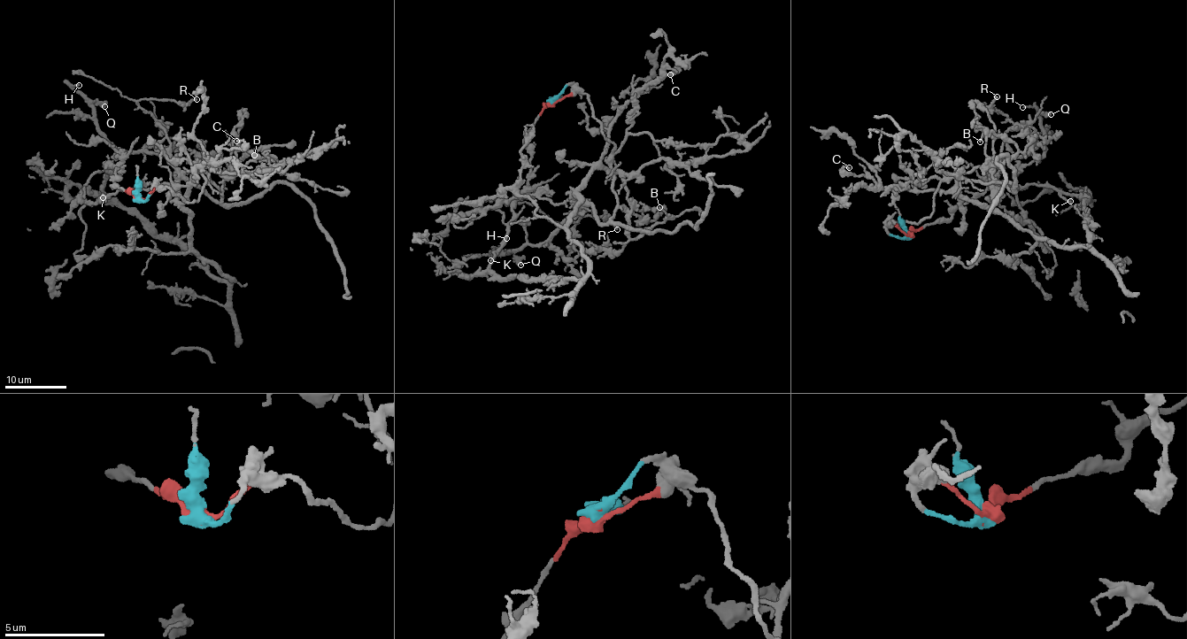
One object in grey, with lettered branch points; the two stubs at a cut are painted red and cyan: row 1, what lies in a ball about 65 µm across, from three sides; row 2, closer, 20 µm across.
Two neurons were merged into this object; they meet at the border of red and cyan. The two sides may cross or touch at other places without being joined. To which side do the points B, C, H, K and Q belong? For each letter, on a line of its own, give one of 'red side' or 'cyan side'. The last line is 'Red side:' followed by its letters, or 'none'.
B: red side
C: red side
H: cyan side
K: red side
Q: cyan side
Red side: B, C, K

